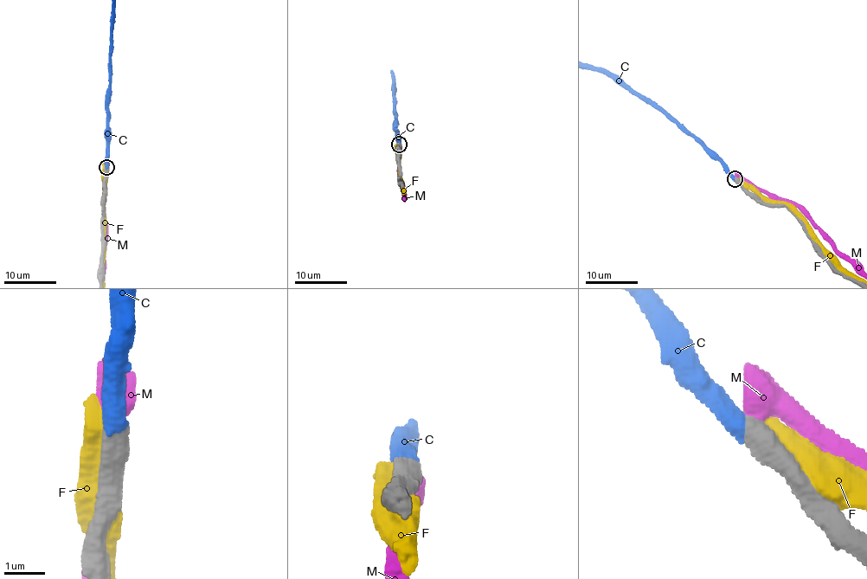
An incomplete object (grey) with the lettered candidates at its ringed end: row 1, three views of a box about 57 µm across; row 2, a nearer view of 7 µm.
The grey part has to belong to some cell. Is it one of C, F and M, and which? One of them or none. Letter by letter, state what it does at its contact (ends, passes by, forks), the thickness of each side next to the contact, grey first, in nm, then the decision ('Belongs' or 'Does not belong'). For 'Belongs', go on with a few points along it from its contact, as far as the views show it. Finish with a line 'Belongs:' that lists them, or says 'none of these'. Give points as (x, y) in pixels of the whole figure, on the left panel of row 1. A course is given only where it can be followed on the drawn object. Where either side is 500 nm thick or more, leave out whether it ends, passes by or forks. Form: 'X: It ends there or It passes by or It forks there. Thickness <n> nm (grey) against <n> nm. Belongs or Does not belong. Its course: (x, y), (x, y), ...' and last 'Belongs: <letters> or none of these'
C: Thickness 550 nm (grey) against 500 nm. Belongs
F: Thickness 480 nm (grey) against 600 nm. Does not belong
M: Thickness 500 nm (grey) against 480 nm. Does not belong
Belongs: C

